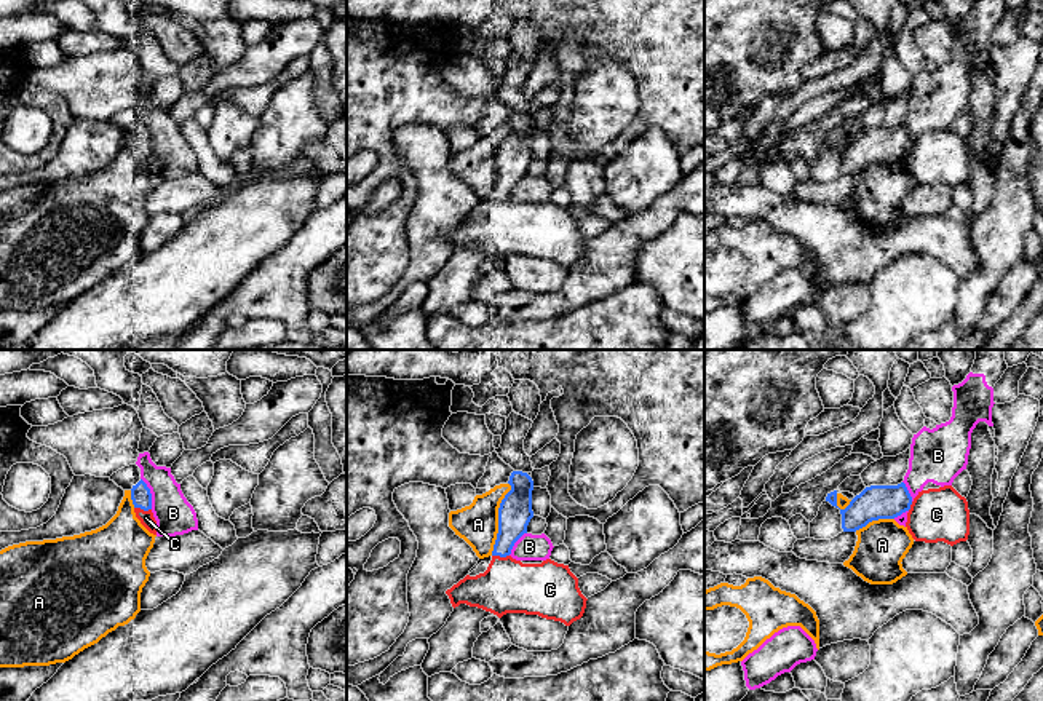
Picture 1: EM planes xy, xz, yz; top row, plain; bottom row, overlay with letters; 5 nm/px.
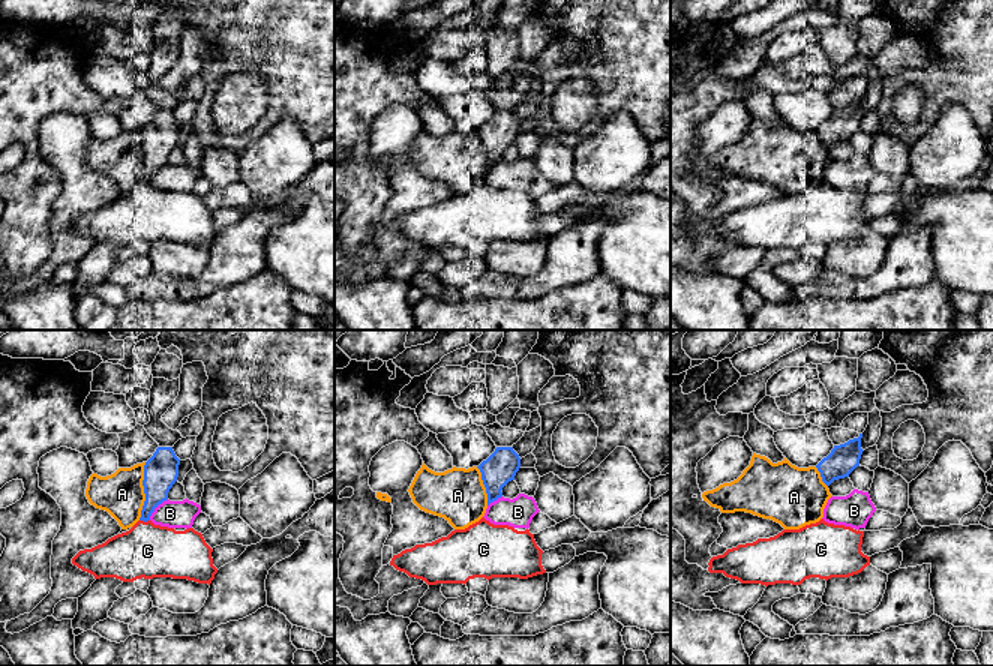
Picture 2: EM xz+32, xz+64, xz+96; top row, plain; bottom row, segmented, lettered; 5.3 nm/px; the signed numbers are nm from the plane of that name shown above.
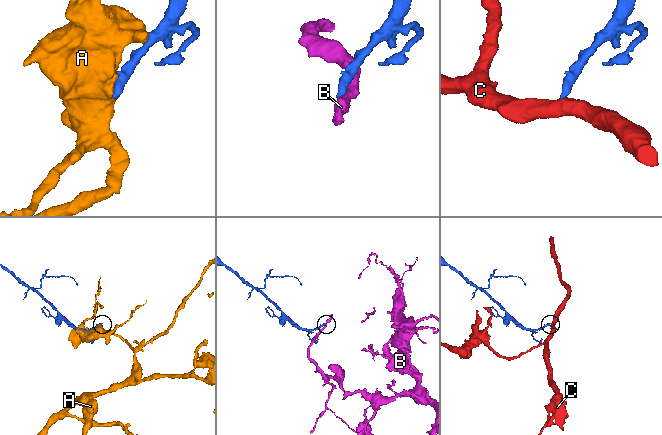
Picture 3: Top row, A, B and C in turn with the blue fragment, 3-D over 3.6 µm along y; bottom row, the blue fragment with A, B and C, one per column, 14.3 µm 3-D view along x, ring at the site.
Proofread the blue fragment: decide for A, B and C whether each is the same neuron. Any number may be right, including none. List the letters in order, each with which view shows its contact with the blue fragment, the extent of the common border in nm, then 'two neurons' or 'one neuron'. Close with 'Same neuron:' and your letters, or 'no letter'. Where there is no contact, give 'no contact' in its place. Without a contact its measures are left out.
A: meets blue in xz; contact 380 nm long; two neurons
B: meets blue in xy; contact 170 nm long; two neurons
C: meets blue in xy; contact 90 nm long; one neuron
Same neuron: C

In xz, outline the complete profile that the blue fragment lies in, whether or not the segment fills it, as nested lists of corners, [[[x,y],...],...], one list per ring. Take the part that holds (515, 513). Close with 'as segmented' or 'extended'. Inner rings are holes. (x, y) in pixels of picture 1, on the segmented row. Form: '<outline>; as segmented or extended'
[[[513,471],[508,484],[511,490],[498,508],[498,533],[487,570],[476,576],[466,575],[446,594],[454,608],[466,604],[498,618],[506,613],[525,613],[570,626],[583,616],[588,599],[569,565],[551,559],[522,564],[510,556],[533,517],[533,481],[527,473]]]; extended

